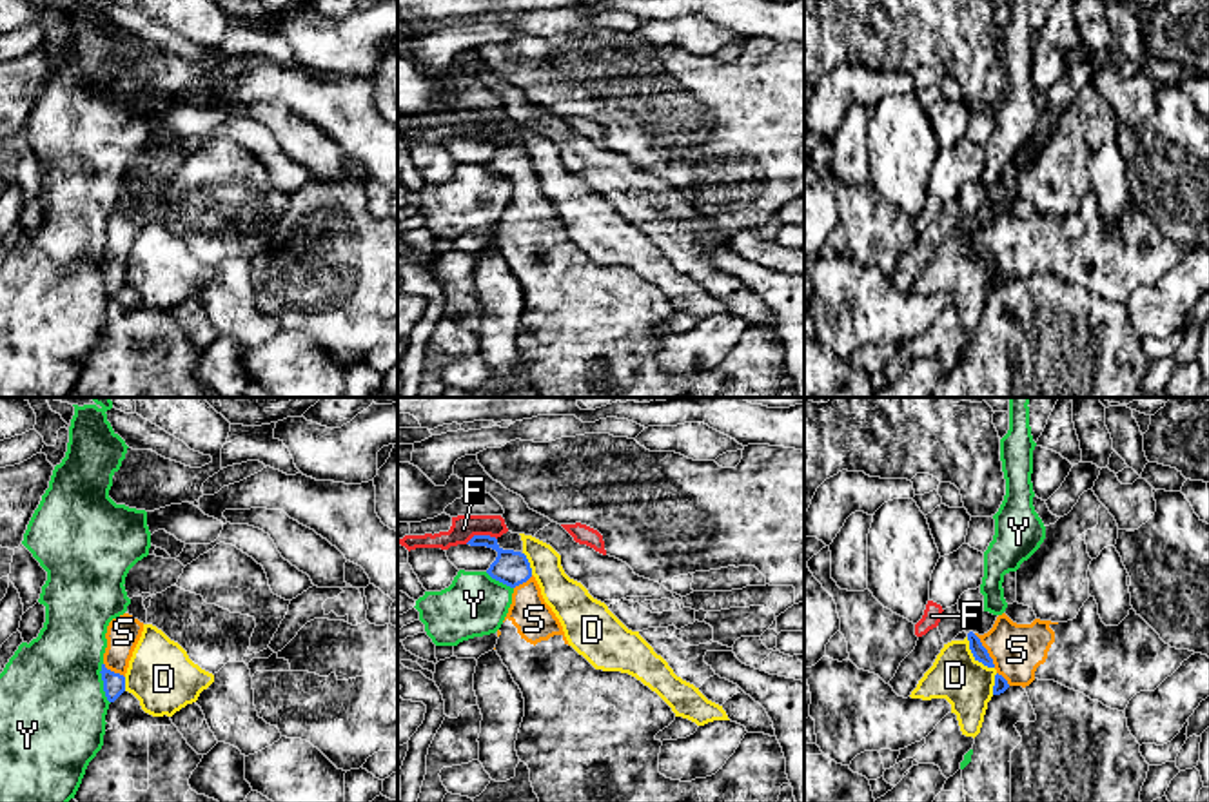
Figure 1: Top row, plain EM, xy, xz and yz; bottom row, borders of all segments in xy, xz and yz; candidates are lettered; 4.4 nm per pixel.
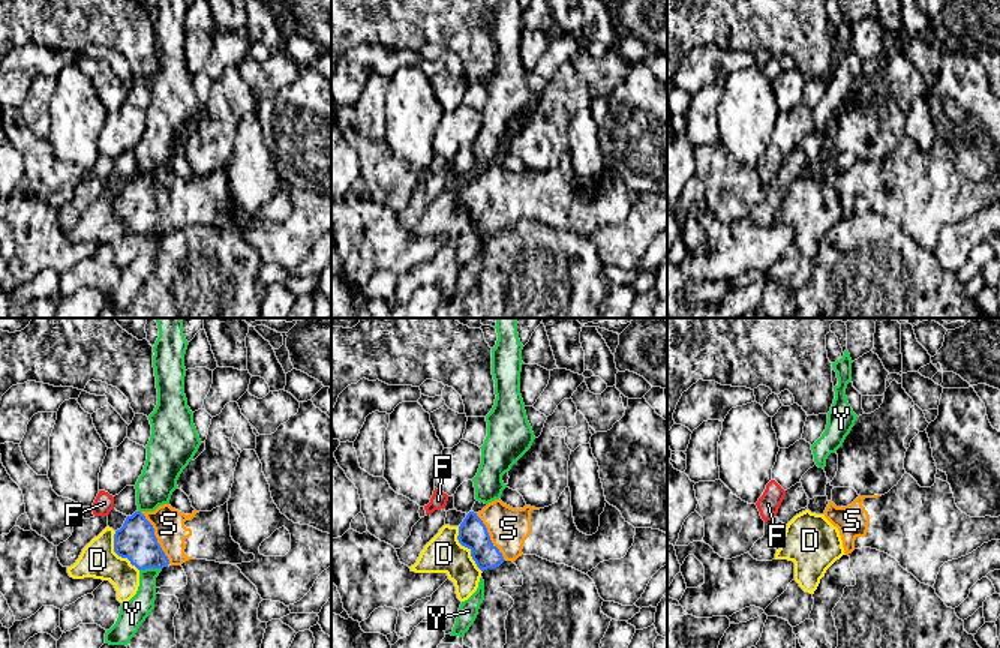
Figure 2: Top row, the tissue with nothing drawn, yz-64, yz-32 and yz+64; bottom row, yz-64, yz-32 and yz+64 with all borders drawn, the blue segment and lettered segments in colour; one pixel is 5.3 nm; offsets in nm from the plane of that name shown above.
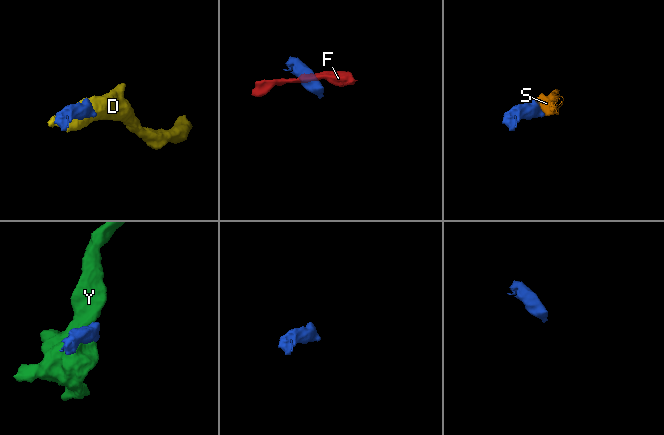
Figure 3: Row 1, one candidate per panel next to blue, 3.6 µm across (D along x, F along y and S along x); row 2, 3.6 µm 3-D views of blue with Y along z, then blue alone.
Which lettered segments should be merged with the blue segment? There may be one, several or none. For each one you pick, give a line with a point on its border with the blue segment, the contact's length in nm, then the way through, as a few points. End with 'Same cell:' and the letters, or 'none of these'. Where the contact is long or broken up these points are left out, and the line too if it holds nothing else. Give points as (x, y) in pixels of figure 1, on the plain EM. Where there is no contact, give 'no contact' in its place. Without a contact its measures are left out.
S: yz (986, 244) | 180 nm | across yz (979, 245), (986, 244), (1017, 244)
Same cell: S

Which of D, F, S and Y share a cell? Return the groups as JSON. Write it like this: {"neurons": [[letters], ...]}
{"neurons": [["D"], ["F"], ["S"], ["Y"]]}

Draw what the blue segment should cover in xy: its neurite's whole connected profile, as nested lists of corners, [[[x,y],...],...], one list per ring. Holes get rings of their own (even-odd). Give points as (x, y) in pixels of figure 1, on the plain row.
[[[129,207],[113,212],[107,220],[107,241],[100,267],[109,296],[114,296],[125,285],[125,267],[142,225],[143,216]]]

